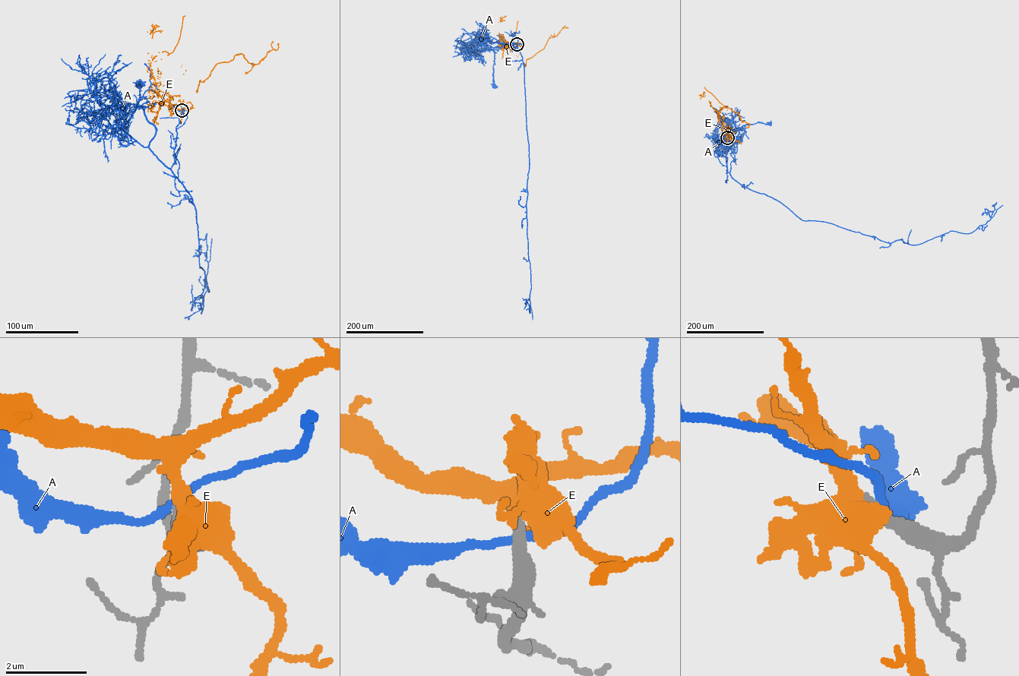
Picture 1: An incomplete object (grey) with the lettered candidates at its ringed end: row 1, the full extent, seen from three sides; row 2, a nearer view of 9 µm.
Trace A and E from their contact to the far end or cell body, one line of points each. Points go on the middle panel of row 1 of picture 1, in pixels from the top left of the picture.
A: (516, 44), (517, 38), (514, 33), (511, 43), (499, 42), (503, 45), (493, 48), (494, 87)
E: (516, 44), (508, 44), (499, 35), (504, 42), (510, 43), (515, 33), (517, 23), (500, 20), (506, 15)

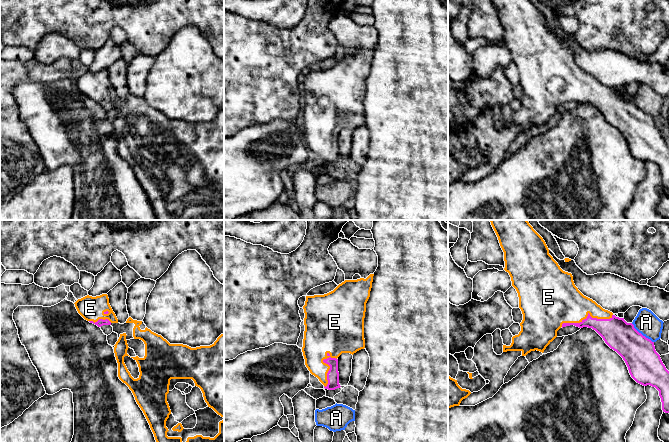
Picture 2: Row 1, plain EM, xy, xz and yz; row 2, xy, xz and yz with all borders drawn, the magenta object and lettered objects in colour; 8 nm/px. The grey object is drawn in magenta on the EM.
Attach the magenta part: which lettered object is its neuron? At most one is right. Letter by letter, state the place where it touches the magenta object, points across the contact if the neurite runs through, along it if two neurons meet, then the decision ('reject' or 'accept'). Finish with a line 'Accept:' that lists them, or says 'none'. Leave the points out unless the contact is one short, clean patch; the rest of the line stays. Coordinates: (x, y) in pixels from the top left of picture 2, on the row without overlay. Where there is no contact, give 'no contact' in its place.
A: yz (641, 110) | along yz (631, 99), (639, 108), (653, 118) | reject
E: yz (587, 93) | accept
Accept: E

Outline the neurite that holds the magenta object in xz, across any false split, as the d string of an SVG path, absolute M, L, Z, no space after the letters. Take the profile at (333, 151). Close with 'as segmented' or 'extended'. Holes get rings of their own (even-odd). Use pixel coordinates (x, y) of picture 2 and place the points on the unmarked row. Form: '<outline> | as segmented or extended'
M370 50L366 55L345 56L324 71L306 72L303 82L305 107L302 128L306 143L325 165L335 166L341 163L337 134L342 129L353 131L365 124L364 94L373 52L374 50Z | extended

